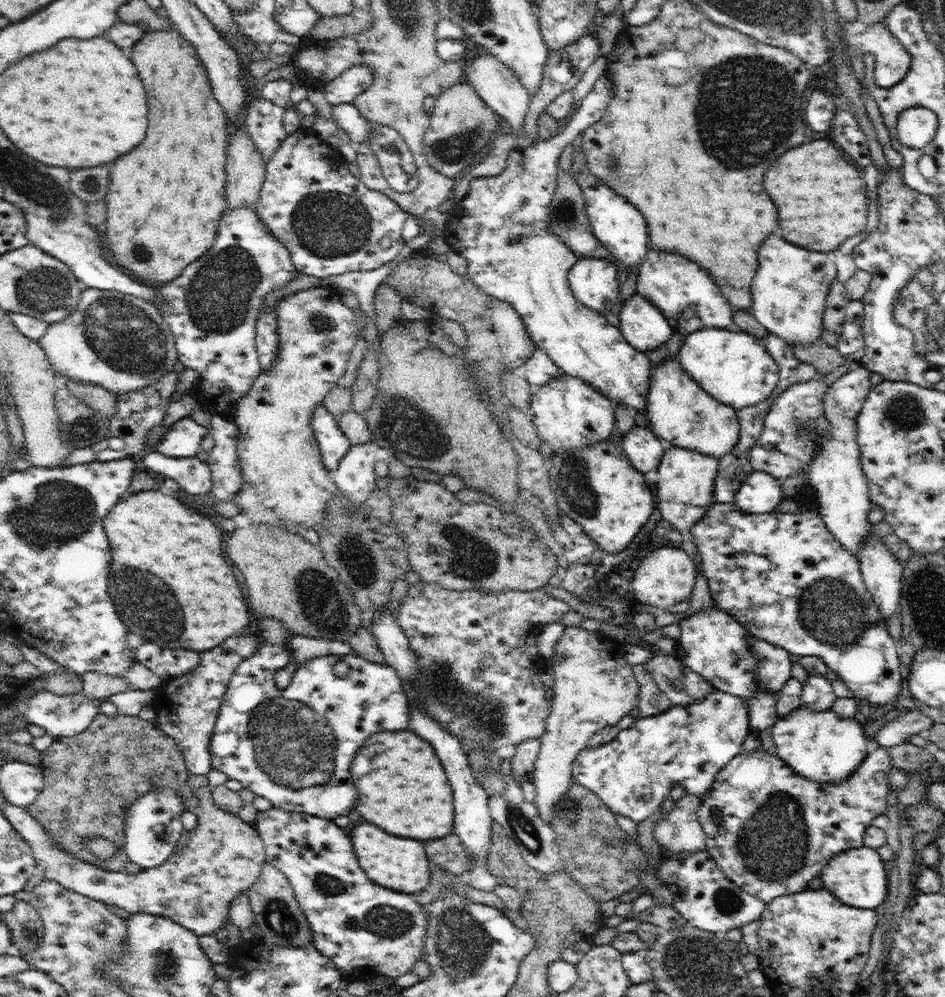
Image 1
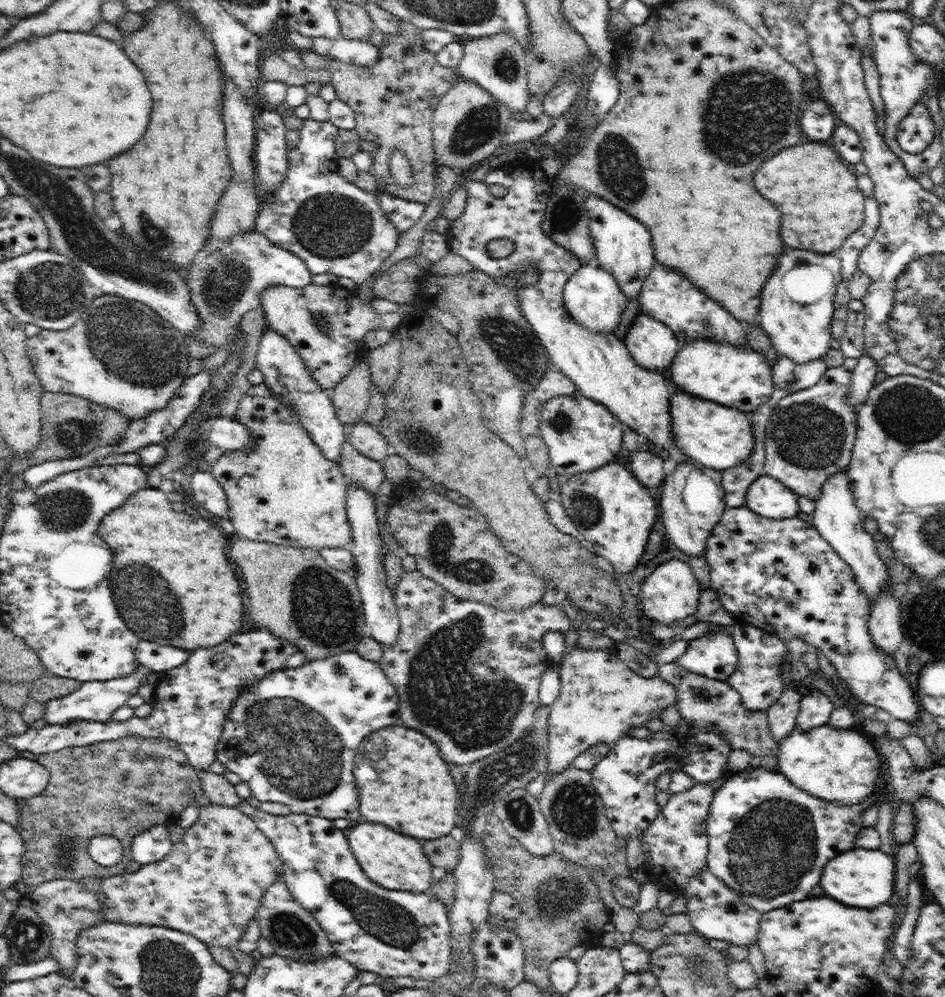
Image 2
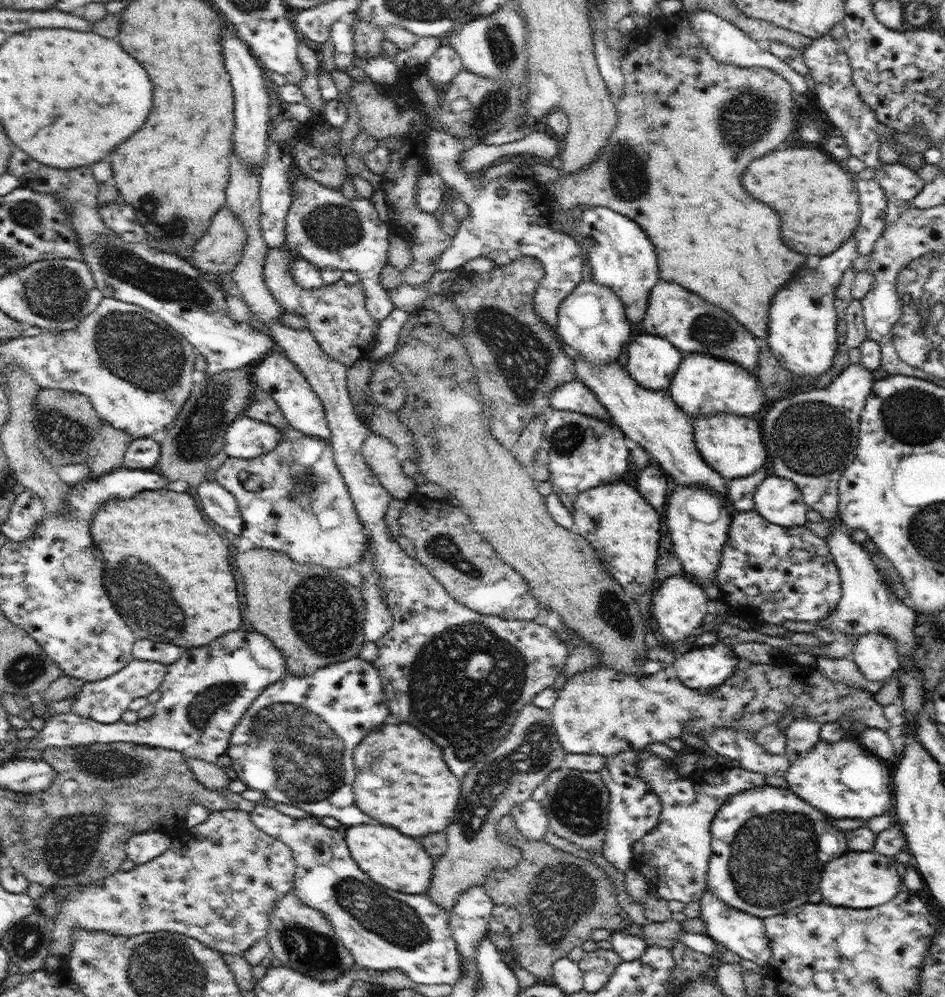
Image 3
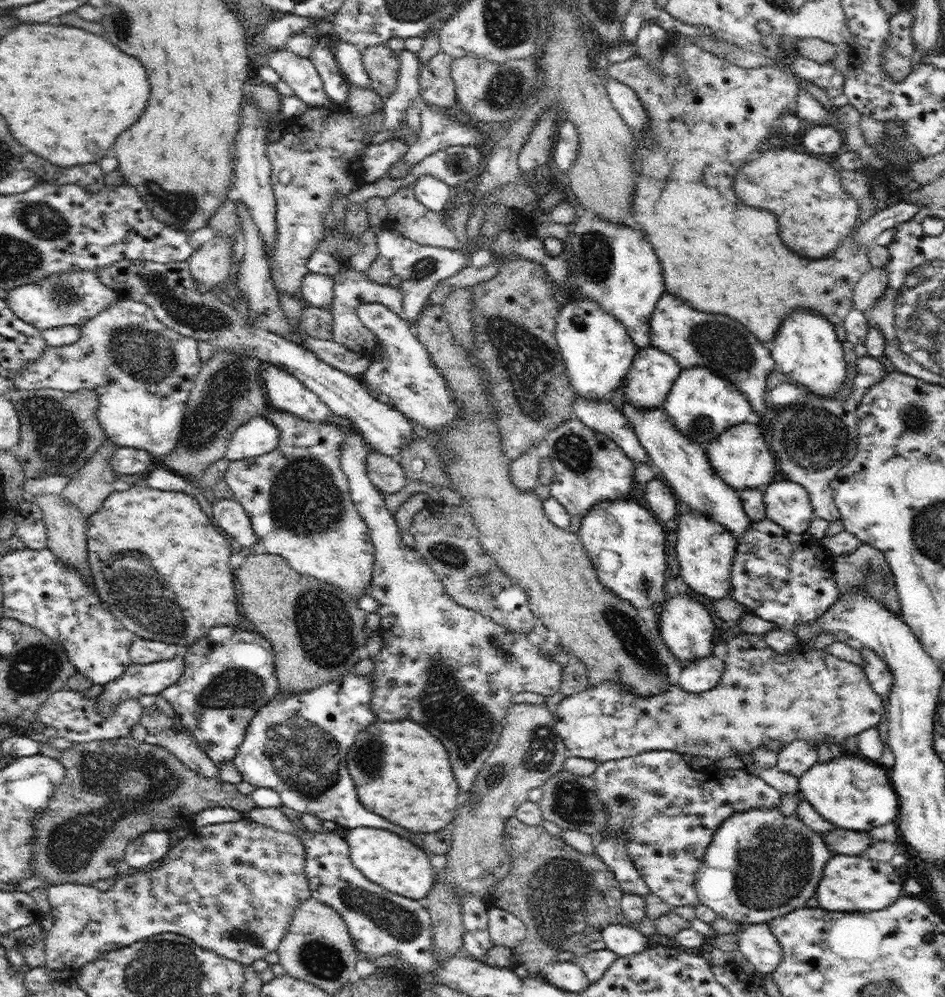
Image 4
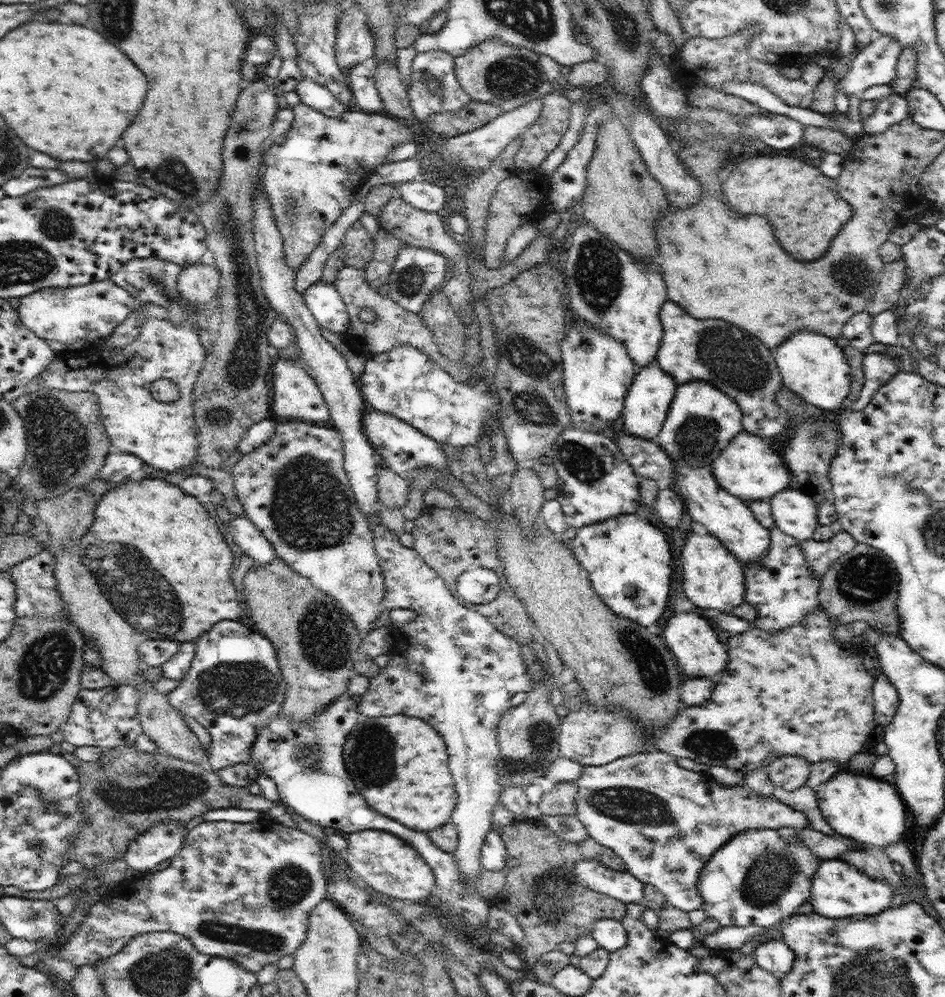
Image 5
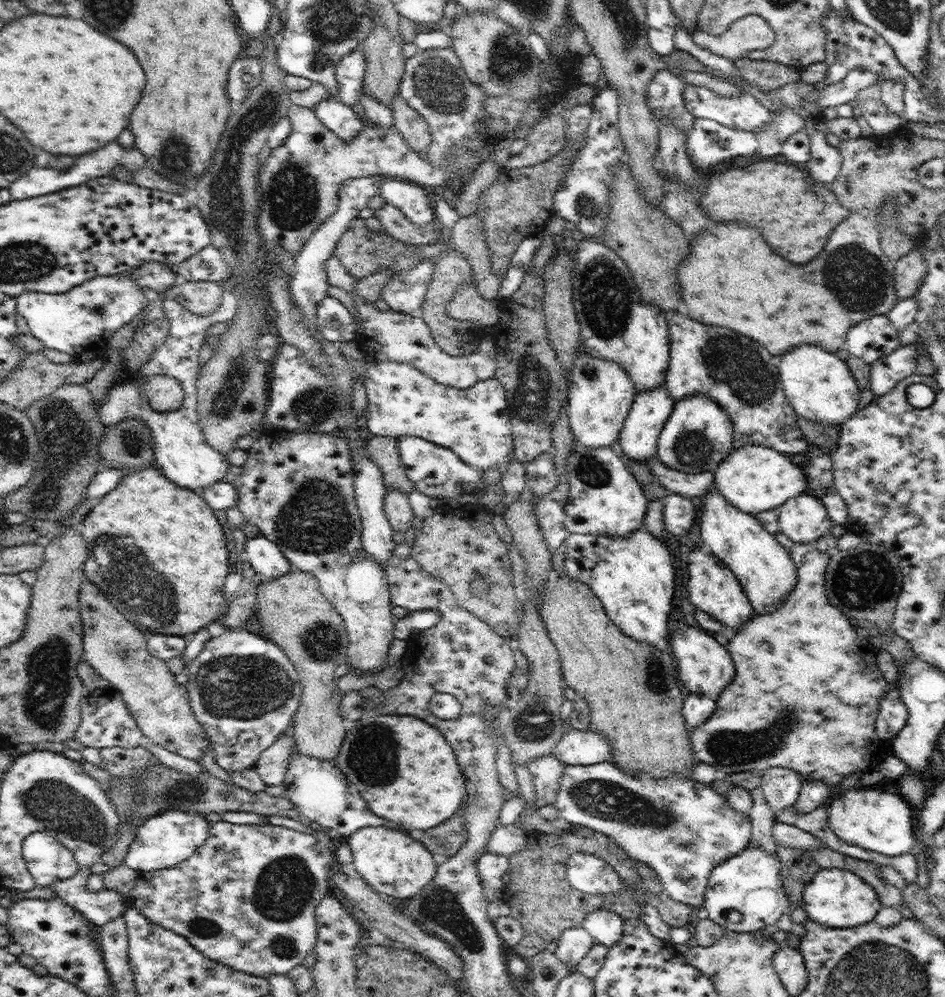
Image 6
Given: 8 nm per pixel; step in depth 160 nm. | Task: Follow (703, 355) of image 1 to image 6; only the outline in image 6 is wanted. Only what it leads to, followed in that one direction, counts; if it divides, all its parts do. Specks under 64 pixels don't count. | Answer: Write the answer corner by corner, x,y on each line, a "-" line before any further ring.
693,395
676,401
672,414
666,421
657,442
657,457
672,470
682,473
700,474
715,472
717,466
732,452
734,425
731,416
712,399
704,395

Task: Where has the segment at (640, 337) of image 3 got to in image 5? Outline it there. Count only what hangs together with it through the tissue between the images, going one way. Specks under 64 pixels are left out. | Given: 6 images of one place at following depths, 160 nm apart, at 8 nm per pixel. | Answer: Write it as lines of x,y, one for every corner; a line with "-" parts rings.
657,361
644,368
638,368
630,390
628,390
628,395
624,399
624,408
619,418
619,424
634,436
656,440
664,426
664,421
676,393
676,387
674,379
663,371

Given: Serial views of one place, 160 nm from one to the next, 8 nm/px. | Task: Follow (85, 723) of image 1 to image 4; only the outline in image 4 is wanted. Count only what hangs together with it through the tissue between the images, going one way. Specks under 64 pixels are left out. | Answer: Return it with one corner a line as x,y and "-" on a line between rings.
179,653
172,660
152,664
131,663
119,678
107,682
102,693
97,697
99,713
108,718
119,702
125,698
138,698
145,694
158,695
172,686
184,675
184,660

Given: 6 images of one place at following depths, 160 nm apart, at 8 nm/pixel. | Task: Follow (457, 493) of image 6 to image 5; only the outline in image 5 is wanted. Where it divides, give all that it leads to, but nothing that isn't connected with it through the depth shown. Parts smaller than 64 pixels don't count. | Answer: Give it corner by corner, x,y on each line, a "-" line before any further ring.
366,406
366,409
363,410
363,428
378,458
385,458
388,467
407,481
412,481
417,475
418,469
423,466
433,466
441,472
449,471
447,456
442,450
442,445
437,440
422,434
401,418
396,418
393,414
378,412

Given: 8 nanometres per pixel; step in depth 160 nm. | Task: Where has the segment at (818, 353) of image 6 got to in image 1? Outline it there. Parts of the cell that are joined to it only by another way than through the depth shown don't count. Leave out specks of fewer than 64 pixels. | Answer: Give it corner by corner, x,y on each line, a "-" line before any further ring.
770,236
758,250
760,268
754,276
750,312
769,332
789,345
806,346
821,338
827,293
832,280
838,278
838,266
832,254
810,252
786,242
780,236

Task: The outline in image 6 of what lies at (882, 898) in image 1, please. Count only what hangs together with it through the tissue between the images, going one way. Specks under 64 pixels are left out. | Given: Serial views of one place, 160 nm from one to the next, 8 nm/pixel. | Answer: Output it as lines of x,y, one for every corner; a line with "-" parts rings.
820,867
812,881
804,888
802,907
807,912
807,918
819,922
822,926
852,928
874,920
882,906
872,886
854,872
842,868

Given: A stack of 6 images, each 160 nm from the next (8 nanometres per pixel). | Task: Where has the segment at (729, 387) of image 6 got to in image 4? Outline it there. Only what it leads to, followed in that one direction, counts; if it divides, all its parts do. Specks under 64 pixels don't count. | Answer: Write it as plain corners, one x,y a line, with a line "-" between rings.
665,291
650,317
650,330
651,344
675,358
680,368
703,366
740,388
740,393
746,395
752,406
753,420
761,420
768,414
765,388
768,375
776,369
775,360
770,356
771,350
764,348
764,344
758,342
746,326
722,314
696,312
684,300

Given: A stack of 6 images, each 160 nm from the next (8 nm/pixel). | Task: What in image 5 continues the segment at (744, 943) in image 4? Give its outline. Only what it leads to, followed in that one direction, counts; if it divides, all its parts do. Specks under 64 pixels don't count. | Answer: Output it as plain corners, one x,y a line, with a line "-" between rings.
772,939
758,943
758,948
752,953
756,962
776,978
782,979
794,966
795,954
783,941

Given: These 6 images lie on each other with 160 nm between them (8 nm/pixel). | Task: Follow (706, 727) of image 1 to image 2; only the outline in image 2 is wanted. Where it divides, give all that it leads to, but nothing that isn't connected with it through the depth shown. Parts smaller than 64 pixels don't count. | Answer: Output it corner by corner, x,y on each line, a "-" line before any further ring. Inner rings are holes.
736,623
733,627
731,636
737,648
738,666
727,683
740,693
742,704
748,710
765,710
782,696
784,690
782,666
789,656
787,643
756,629
756,626
-
684,718
676,727
664,726
664,731
644,740
630,736
623,737
610,747
608,754
589,771
597,793
603,800
605,815
620,841
641,837
658,816
656,805
656,778
670,771
685,772
699,782
712,784
728,772
728,754
732,751
724,735
706,731
704,727
687,722

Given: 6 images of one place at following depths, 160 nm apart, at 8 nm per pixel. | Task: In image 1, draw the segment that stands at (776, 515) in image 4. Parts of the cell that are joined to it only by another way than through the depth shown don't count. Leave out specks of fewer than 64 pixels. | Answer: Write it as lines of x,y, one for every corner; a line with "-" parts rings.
753,470
741,482
735,503
743,513
768,513
777,510
784,498
781,480
762,470

